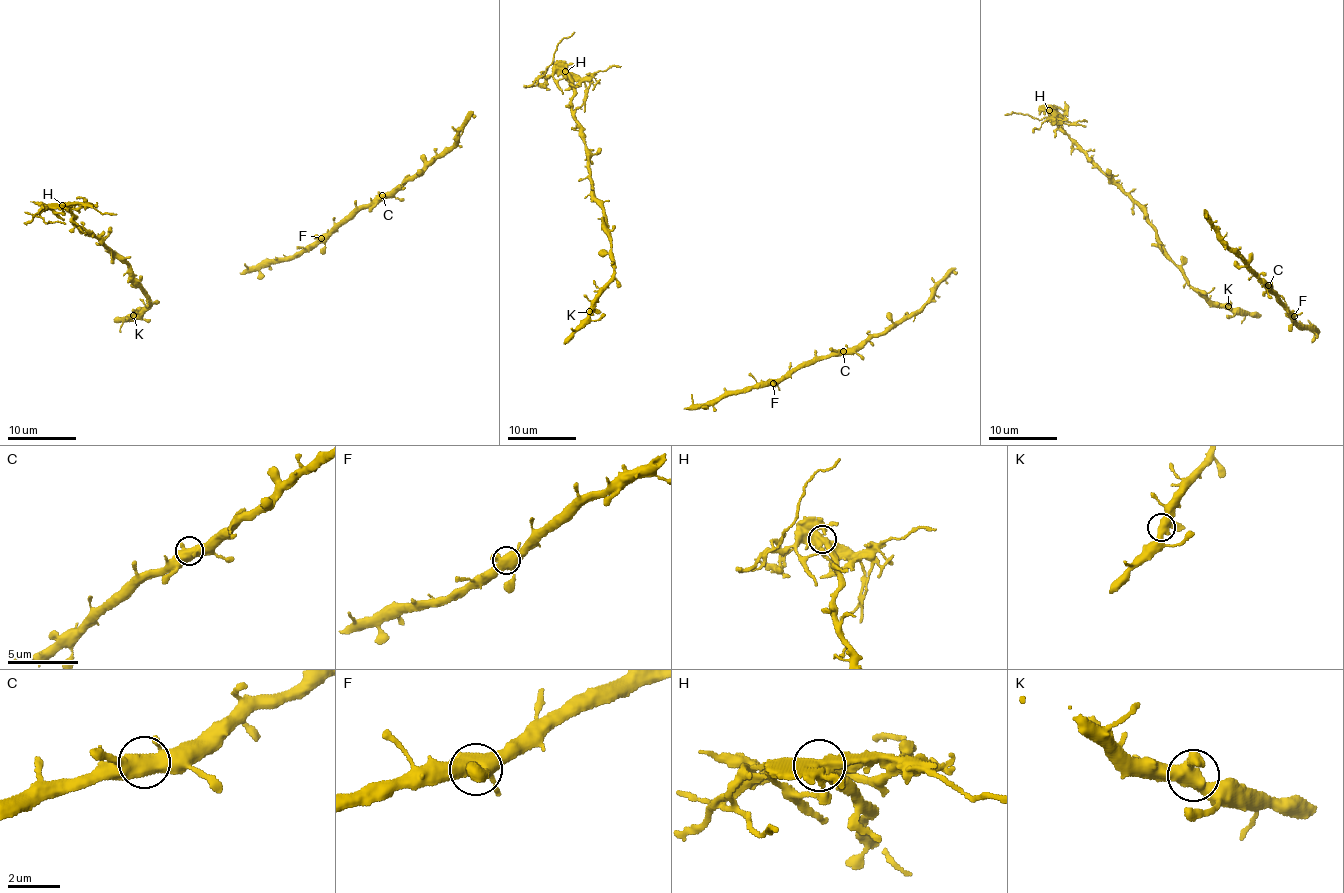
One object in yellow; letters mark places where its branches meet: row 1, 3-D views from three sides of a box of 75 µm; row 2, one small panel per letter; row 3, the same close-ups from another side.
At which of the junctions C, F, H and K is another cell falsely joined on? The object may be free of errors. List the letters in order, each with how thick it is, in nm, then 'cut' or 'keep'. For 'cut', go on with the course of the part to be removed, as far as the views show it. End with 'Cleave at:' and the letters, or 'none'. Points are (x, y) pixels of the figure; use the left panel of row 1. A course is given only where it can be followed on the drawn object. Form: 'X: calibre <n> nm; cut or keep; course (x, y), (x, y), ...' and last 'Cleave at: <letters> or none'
C: calibre 480 nm; keep
F: calibre 500 nm; keep
H: calibre 500 nm; cut; course (61, 204), (51, 204), (39, 215), (46, 222), (66, 223)
K: calibre 440 nm; keep
Cleave at: H

